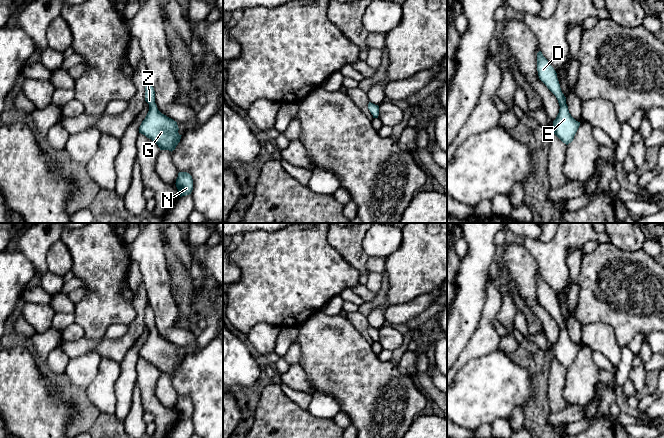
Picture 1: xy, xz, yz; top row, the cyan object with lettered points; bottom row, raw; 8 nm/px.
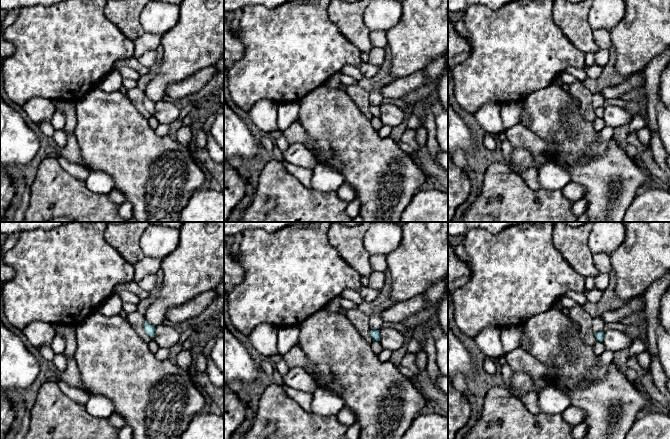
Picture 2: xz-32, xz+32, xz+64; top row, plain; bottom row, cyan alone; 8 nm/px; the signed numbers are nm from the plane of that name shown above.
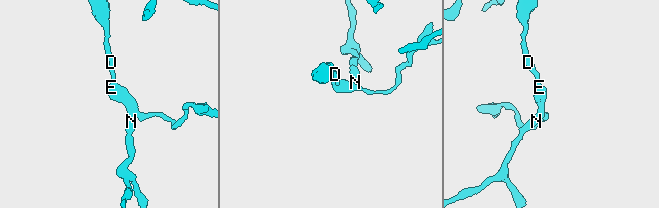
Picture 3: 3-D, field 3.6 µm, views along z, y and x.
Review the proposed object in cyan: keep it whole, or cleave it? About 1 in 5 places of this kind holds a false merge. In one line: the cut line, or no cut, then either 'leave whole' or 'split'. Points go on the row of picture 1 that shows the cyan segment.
no cut; leave whole

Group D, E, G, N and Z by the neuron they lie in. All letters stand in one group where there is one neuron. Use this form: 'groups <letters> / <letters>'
groups D E G N Z

